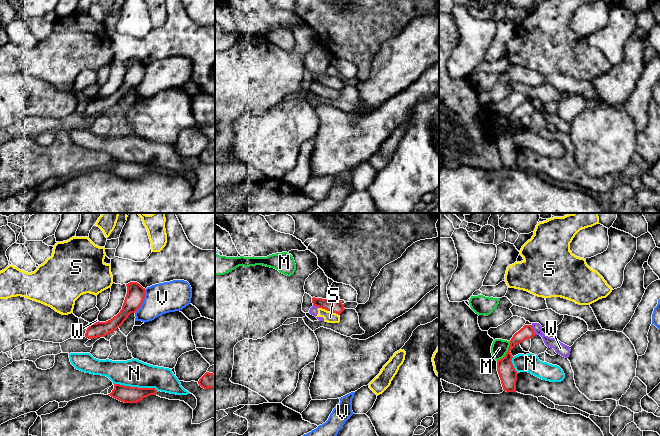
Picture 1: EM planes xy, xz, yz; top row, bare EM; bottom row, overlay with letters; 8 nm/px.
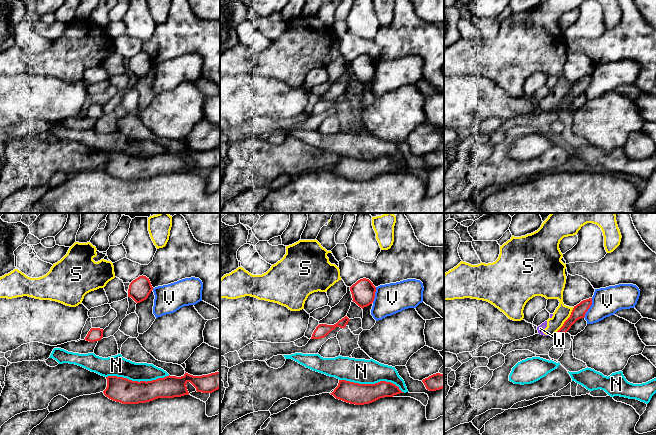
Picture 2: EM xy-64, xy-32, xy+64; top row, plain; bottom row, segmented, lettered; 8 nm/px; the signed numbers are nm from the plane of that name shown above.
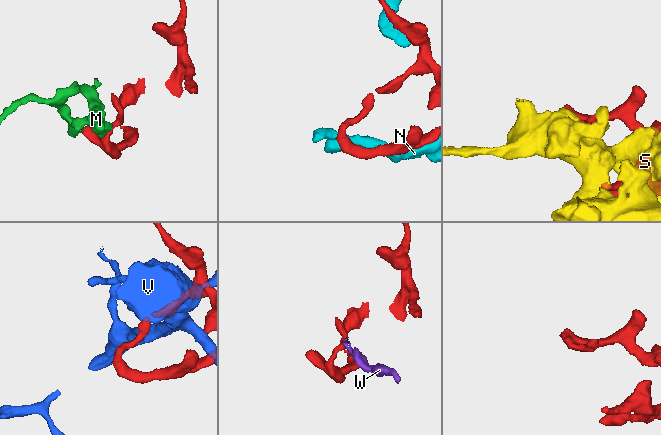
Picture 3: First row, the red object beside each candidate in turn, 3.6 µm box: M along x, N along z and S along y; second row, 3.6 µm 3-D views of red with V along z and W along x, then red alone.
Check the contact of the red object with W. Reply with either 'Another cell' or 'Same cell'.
Another cell

